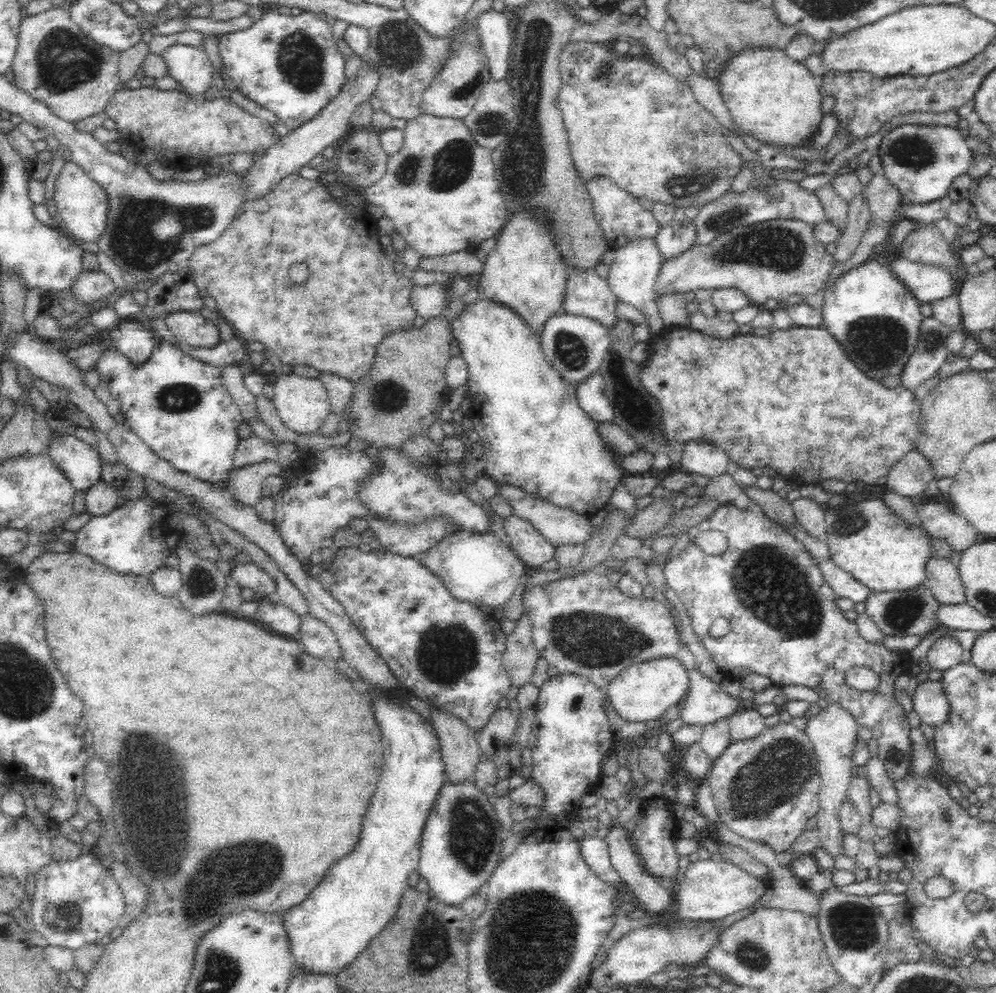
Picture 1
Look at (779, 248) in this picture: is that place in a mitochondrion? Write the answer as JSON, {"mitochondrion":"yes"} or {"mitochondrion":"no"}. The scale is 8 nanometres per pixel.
{"mitochondrion":"yes"}

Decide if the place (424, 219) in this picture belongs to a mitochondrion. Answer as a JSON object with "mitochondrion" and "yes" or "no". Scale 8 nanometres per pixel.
{"mitochondrion":"no"}

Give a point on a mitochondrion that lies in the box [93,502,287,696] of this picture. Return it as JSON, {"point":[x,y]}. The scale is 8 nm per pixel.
{"point":[203,584]}

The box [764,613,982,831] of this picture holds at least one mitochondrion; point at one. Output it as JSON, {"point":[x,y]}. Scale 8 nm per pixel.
{"point":[936,796]}

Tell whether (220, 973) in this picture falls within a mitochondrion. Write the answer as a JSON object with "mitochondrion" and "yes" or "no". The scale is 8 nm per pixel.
{"mitochondrion":"yes"}

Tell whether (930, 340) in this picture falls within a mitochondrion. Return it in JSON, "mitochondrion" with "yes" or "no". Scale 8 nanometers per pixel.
{"mitochondrion":"yes"}

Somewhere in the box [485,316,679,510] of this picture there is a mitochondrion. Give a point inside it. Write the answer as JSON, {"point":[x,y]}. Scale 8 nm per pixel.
{"point":[635,406]}

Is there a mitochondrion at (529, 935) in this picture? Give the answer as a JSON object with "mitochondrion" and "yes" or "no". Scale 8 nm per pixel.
{"mitochondrion":"yes"}

